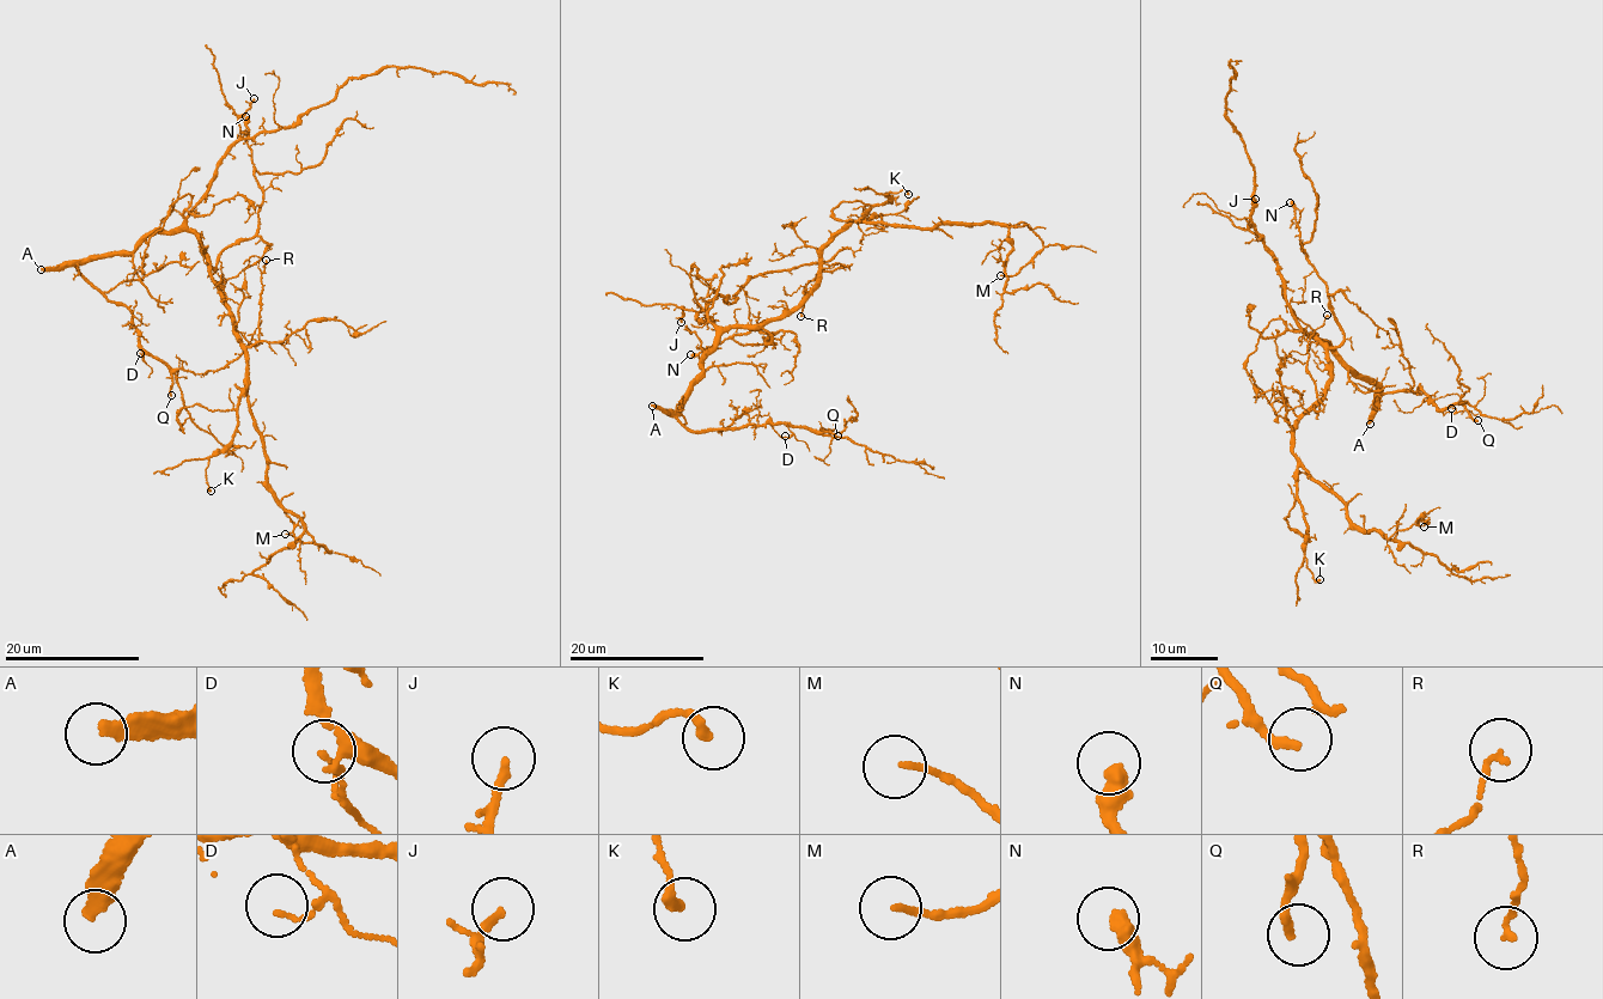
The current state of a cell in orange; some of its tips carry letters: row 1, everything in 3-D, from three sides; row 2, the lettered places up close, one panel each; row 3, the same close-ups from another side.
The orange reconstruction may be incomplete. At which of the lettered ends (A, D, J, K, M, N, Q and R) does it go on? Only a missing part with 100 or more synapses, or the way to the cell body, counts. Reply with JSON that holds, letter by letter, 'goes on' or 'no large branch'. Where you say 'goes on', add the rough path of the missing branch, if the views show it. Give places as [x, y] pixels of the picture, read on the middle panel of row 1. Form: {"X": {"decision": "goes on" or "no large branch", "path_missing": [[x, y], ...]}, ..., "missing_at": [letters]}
{"A": {"decision": "goes on"}, "D": {"decision": "no large branch"}, "J": {"decision": "no large branch"}, "K": {"decision": "no large branch"}, "M": {"decision": "no large branch"}, "N": {"decision": "no large branch"}, "Q": {"decision": "no large branch"}, "R": {"decision": "no large branch"}, "missing_at": ["A"]}

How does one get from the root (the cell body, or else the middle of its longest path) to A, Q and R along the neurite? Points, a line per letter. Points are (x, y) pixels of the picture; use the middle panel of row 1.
A: (779, 320), (761, 327), (731, 328), (704, 354), (704, 375), (693, 387), (684, 404), (674, 410), (652, 406)
Q: (779, 320), (720, 335), (704, 354), (702, 378), (677, 418), (701, 431), (767, 420), (837, 436)
R: (779, 320), (804, 300), (822, 266), (848, 267), (822, 272), (803, 287), (800, 316)

